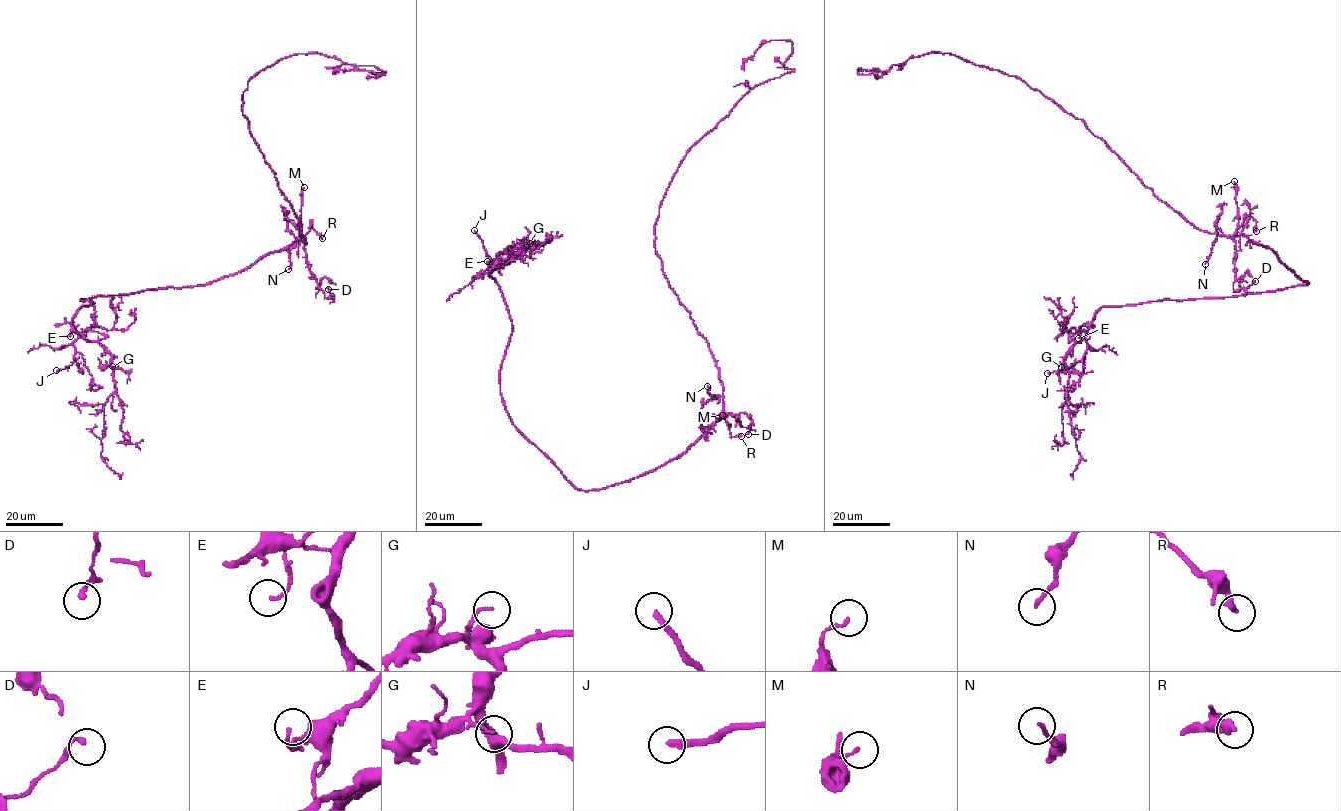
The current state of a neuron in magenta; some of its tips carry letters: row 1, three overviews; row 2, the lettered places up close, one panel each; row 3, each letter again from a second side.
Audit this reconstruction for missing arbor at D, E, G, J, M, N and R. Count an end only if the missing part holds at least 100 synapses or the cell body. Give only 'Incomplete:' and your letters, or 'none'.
Incomplete: J

